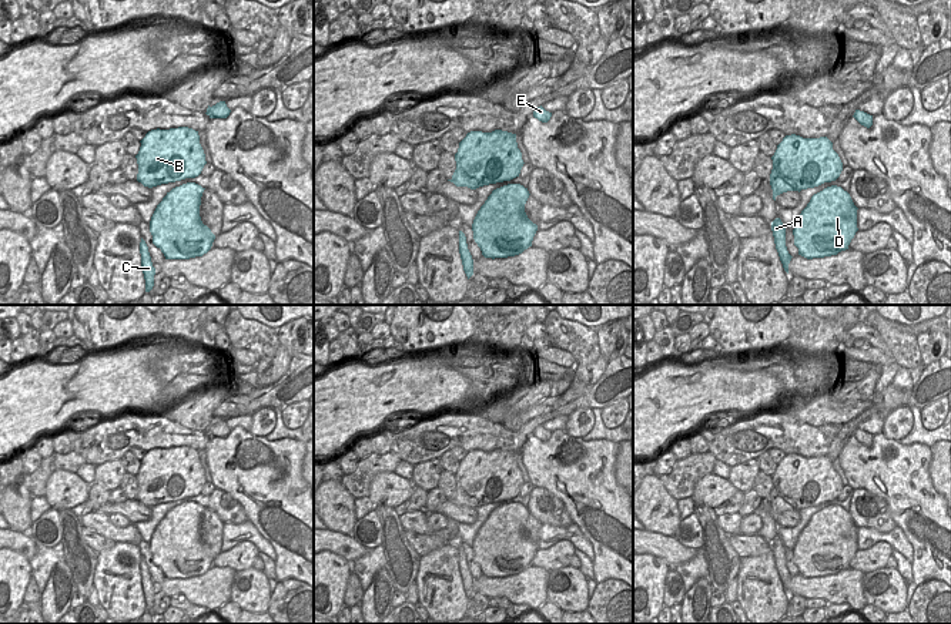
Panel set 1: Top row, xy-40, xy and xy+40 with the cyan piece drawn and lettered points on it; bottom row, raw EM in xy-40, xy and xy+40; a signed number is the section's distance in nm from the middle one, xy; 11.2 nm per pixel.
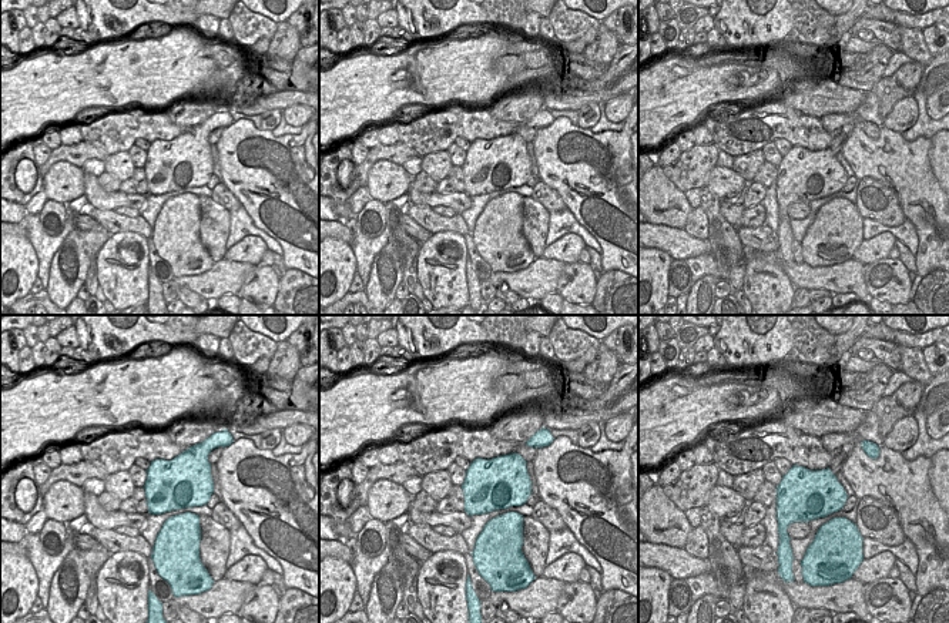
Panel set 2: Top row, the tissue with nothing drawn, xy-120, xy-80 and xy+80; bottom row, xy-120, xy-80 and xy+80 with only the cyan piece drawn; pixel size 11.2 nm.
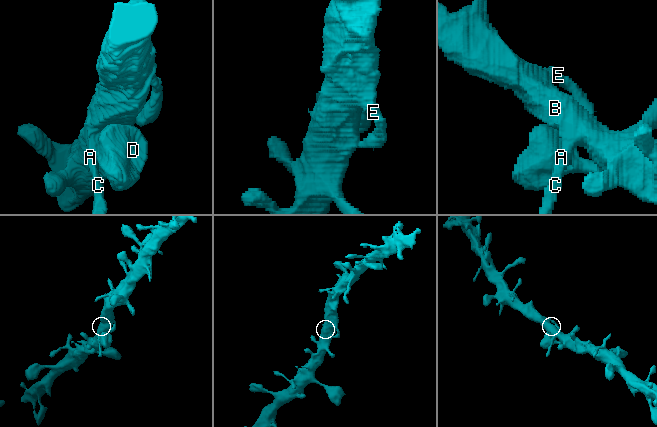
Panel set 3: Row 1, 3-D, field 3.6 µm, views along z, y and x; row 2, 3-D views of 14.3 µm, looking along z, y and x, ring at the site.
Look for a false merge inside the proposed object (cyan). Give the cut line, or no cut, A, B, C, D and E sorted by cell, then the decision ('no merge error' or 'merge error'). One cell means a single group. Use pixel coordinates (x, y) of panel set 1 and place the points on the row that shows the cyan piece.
no cut | A B C D E | no merge error

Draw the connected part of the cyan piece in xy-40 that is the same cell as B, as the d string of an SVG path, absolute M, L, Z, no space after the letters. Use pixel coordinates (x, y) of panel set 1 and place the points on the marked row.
M188 127L151 130L140 142L137 181L148 188L195 178L207 164L198 131Z

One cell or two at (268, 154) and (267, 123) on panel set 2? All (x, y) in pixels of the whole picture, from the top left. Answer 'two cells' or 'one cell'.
two cells

